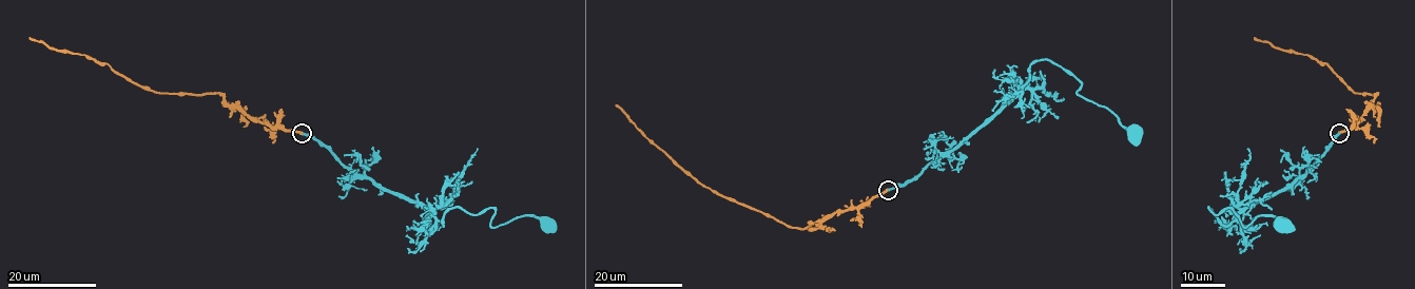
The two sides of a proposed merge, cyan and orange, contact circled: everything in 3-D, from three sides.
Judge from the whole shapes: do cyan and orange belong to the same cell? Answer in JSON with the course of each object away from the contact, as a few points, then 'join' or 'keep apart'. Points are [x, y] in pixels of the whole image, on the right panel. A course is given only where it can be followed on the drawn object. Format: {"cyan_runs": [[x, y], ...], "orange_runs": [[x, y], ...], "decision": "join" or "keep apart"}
{"cyan_runs": [[1339, 132], [1303, 174], [1228, 225], [1208, 208], [1215, 214], [1227, 208], [1243, 227], [1261, 215], [1284, 225]], "orange_runs": [[1339, 132], [1353, 128], [1360, 121], [1377, 93], [1354, 93], [1325, 64], [1254, 38]], "decision": "join"}

